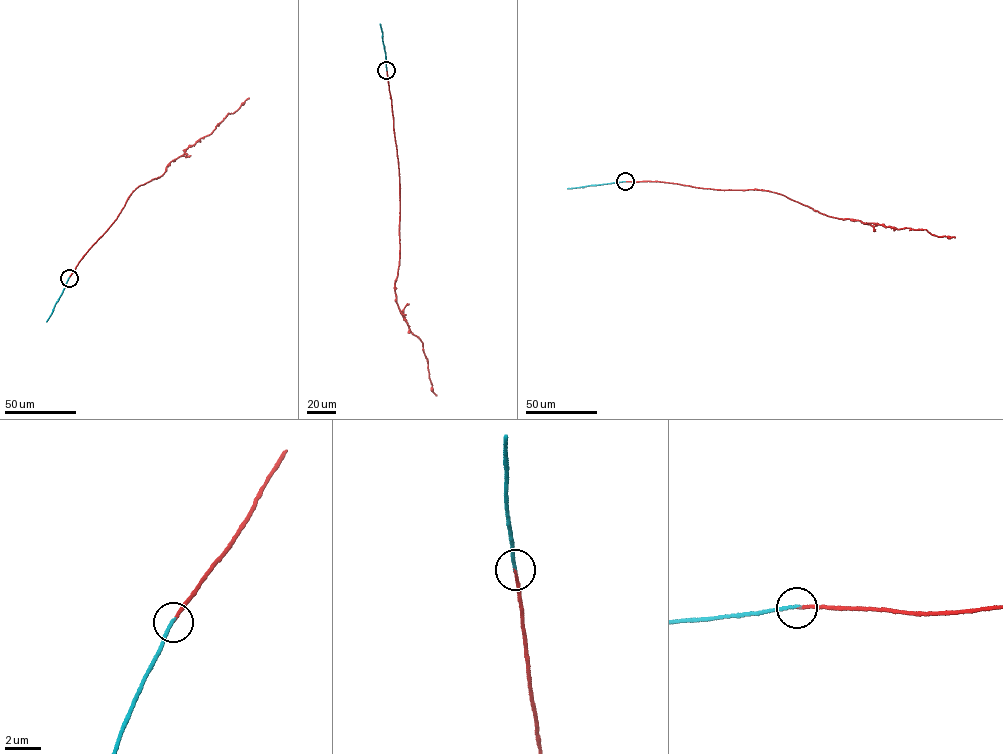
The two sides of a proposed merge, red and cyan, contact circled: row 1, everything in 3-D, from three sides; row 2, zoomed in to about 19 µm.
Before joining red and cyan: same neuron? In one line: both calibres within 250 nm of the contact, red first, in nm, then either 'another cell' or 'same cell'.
150 nm thick on the red side, 180 nm on the other; same cell

